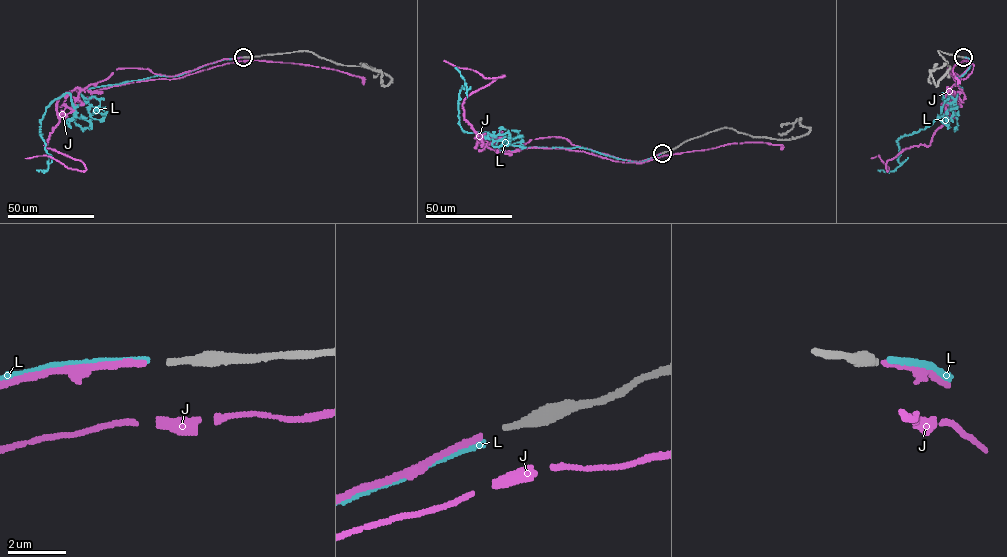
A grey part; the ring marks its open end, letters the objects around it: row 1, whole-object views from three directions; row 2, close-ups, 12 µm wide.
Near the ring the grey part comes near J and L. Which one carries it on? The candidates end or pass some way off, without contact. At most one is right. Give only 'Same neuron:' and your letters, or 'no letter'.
Same neuron: J

